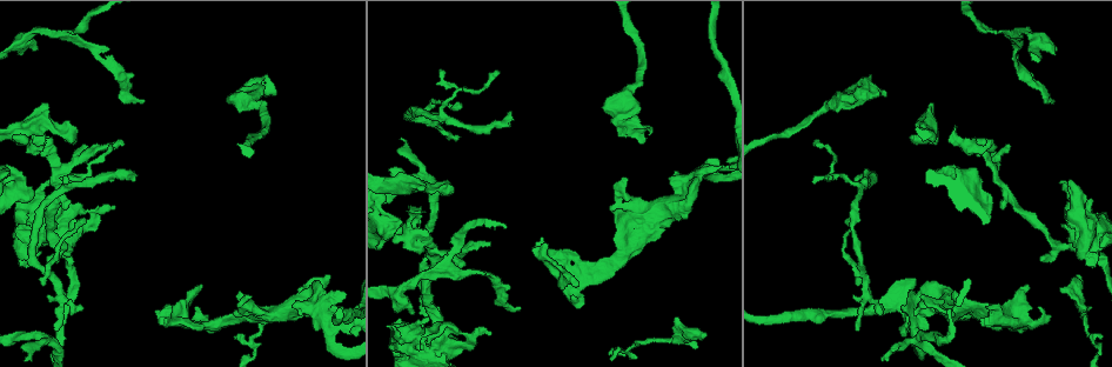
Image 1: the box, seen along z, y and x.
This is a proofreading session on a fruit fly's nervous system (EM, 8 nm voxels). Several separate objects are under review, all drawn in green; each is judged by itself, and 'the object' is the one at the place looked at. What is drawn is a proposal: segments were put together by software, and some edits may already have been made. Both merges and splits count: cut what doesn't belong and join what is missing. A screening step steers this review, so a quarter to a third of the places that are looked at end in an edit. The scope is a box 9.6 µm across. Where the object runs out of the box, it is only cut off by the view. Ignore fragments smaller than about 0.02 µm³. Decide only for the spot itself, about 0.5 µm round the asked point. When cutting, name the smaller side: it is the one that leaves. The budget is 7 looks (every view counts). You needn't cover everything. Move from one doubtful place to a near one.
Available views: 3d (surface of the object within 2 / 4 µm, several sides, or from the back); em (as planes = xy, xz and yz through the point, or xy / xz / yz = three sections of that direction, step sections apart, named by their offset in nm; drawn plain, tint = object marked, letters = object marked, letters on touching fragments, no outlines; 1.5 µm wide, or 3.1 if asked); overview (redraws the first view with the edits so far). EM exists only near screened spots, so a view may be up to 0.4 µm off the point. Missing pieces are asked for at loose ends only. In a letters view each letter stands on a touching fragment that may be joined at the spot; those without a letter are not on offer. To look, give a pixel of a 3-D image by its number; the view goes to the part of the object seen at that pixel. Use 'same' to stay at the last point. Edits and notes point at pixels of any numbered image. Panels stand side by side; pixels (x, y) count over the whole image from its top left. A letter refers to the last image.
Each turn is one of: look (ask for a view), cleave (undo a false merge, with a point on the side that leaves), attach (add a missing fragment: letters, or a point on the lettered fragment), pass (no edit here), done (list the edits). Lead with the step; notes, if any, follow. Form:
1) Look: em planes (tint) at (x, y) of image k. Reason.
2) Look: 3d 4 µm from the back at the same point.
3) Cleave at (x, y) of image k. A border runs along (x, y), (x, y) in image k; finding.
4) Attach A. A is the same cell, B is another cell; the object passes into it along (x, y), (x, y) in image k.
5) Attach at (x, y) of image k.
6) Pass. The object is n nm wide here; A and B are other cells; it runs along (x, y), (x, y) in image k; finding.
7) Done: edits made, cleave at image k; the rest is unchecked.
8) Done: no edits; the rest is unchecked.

Look: em planes (plain) at (70, 213) of image 1. Thick turns thin.

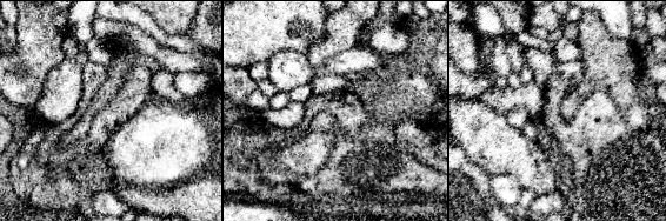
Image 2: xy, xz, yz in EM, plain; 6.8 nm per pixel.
Look: em planes (tint) at the same point. With the object marked.

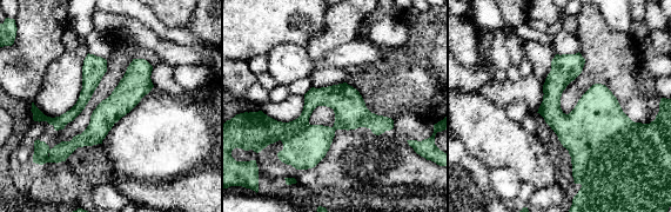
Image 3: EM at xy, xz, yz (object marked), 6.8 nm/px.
Look: em planes (letters) at the same point. See the neighbours.

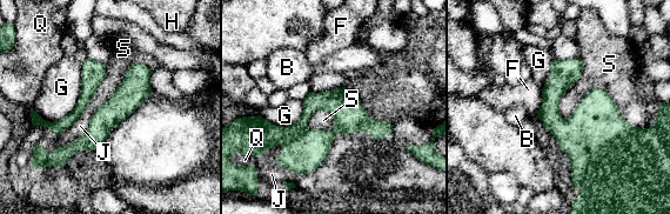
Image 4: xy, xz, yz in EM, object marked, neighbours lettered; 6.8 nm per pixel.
Pass. B, F, G, H, J, Q and S are other cells; one neuron here.

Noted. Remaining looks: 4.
Look: em planes (tint) at (66, 183) of image 1. Tapers out.

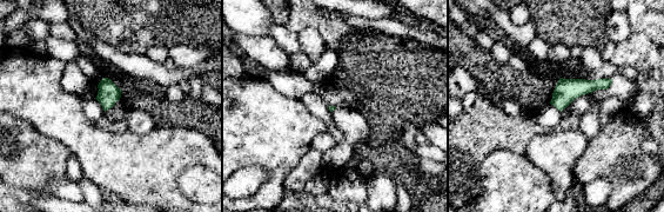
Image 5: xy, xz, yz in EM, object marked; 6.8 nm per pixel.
Look: em planes (letters) at the same point. See the neighbours.

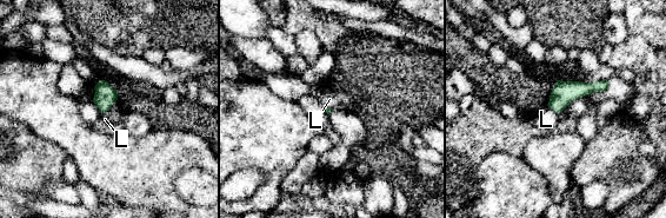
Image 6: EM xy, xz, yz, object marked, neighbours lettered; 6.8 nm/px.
Pass. L is another cell; a border runs along (547, 105), (558, 114) in image 6; none of them fits.

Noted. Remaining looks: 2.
Look: em xy step 8 (letters) at (457, 137) of image 1. Tapers out.

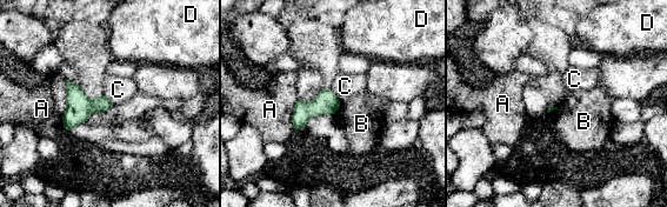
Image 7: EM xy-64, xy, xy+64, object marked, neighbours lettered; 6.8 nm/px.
Look: em planes (letters) at the same point. Another direction.

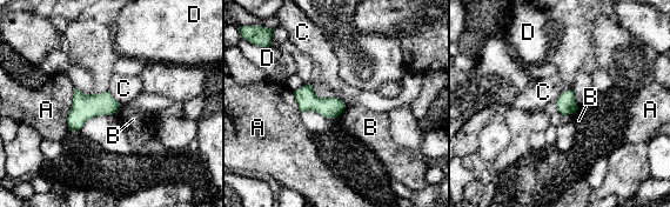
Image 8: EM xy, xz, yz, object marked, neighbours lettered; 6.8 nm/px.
Pass. A, B, C and D are other cells; a border runs along (571, 88), (563, 92), (555, 102) in image 8; none of them fits.

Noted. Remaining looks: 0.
Done: no edits; the rest is unchecked.

